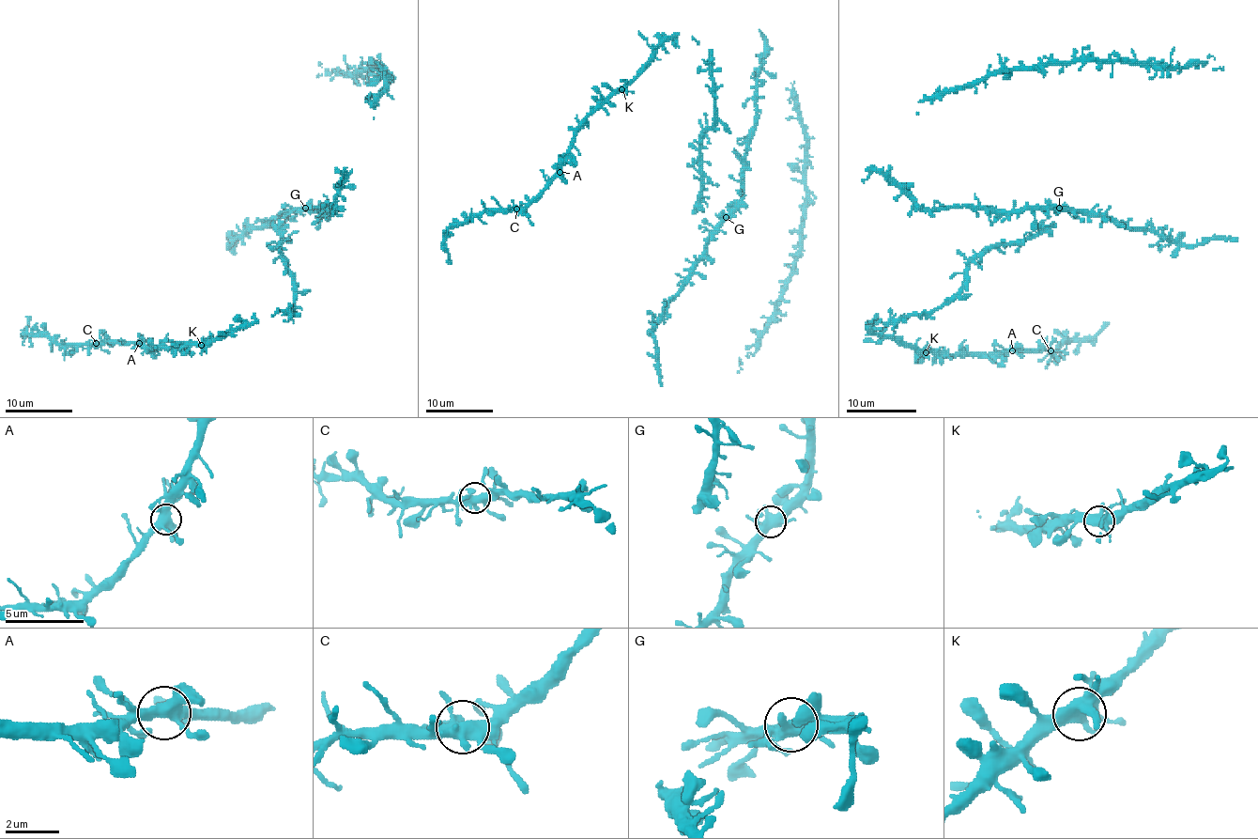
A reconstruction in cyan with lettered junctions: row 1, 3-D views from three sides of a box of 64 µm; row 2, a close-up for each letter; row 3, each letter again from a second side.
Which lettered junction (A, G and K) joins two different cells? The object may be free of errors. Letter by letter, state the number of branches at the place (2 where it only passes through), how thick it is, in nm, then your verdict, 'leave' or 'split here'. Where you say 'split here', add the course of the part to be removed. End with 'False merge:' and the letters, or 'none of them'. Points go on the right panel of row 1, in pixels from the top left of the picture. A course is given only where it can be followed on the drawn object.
A: 4 branches meet; 460 nm thick; leave
G: 4 branches meet; 440 nm thick; leave
K: 5 branches meet; 460 nm thick; leave
False merge: none of them

